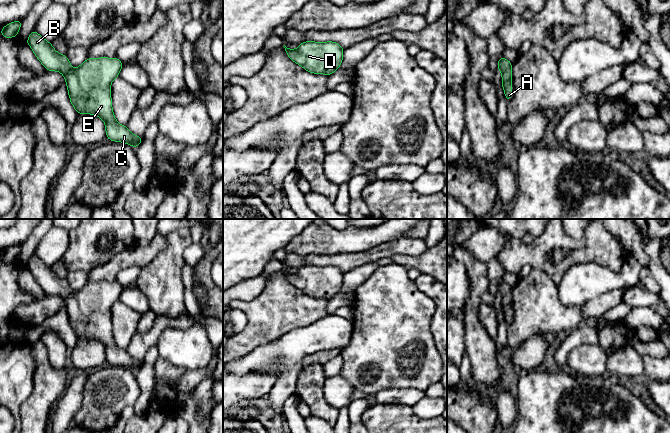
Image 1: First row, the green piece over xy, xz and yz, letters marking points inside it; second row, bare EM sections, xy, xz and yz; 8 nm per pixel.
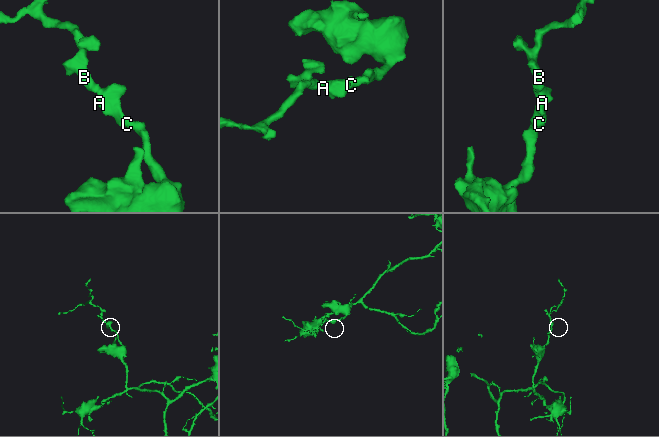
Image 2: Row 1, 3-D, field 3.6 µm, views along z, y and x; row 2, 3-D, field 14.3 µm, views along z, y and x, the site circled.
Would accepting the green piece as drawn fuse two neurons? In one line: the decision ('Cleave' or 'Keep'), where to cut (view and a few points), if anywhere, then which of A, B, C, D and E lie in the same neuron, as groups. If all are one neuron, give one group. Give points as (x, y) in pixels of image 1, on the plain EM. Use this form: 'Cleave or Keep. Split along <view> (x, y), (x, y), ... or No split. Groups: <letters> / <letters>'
Keep. No split. Groups: A B C D E

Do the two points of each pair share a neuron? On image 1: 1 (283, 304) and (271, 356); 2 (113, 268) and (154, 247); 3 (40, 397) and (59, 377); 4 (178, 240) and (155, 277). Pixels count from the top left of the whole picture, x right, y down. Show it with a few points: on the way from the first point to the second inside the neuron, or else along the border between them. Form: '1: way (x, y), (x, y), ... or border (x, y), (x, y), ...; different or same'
1: border (296, 329), (253, 349); different
2: way (123, 260), (144, 255); same
3: way (45, 392), (54, 382); same
4: way (175, 249), (170, 261), (164, 268); same

